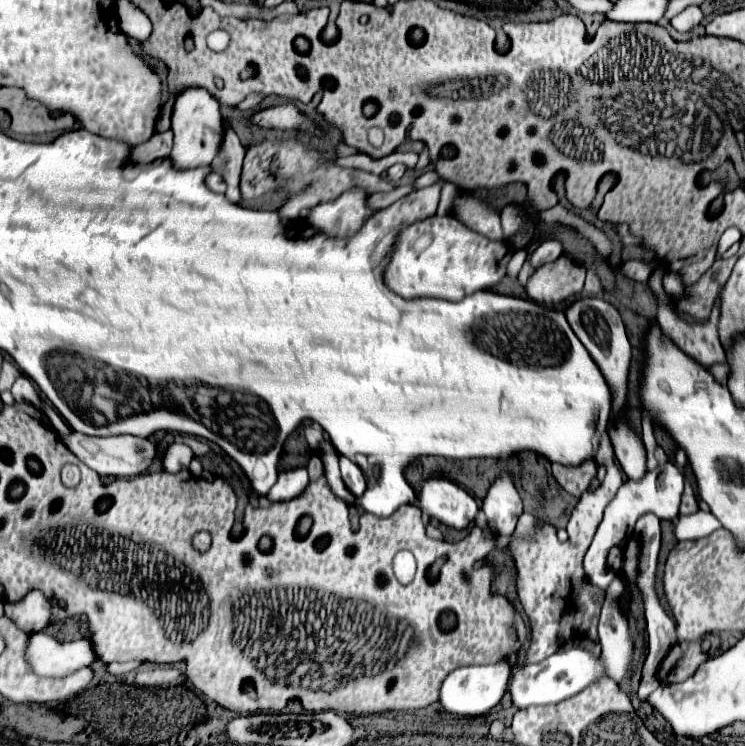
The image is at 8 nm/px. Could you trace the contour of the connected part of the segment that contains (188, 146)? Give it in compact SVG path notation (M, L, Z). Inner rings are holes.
M194 86L184 88L182 92L176 94L170 122L174 132L174 148L170 158L174 160L174 164L178 168L194 168L194 166L212 164L224 136L218 100L212 94L208 94L206 88L194 88Z

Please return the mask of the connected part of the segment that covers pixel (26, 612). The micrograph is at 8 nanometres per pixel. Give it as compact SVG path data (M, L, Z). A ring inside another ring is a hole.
M38 588L28 590L24 598L16 602L4 602L4 616L24 632L40 632L50 622L50 602Z

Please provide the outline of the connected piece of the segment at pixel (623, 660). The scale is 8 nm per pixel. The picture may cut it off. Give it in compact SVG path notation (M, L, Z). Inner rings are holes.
M610 600L602 608L598 636L608 676L620 682L628 676L628 666L632 664L632 634L618 600Z

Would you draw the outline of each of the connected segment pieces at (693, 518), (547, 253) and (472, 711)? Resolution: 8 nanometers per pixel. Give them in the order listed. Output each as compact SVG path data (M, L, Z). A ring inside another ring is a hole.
M694 512L694 514L688 514L688 516L680 516L678 518L678 524L676 524L676 538L678 540L698 540L698 538L704 538L708 536L710 532L718 530L722 524L710 514L710 512Z
M544 240L531 255L531 265L538 268L562 254L562 244L558 240Z
M506 662L494 664L494 666L456 668L456 672L450 672L442 684L440 704L446 712L452 712L452 714L462 714L462 716L484 714L502 700L502 696L506 692L508 678L510 678L510 666Z

